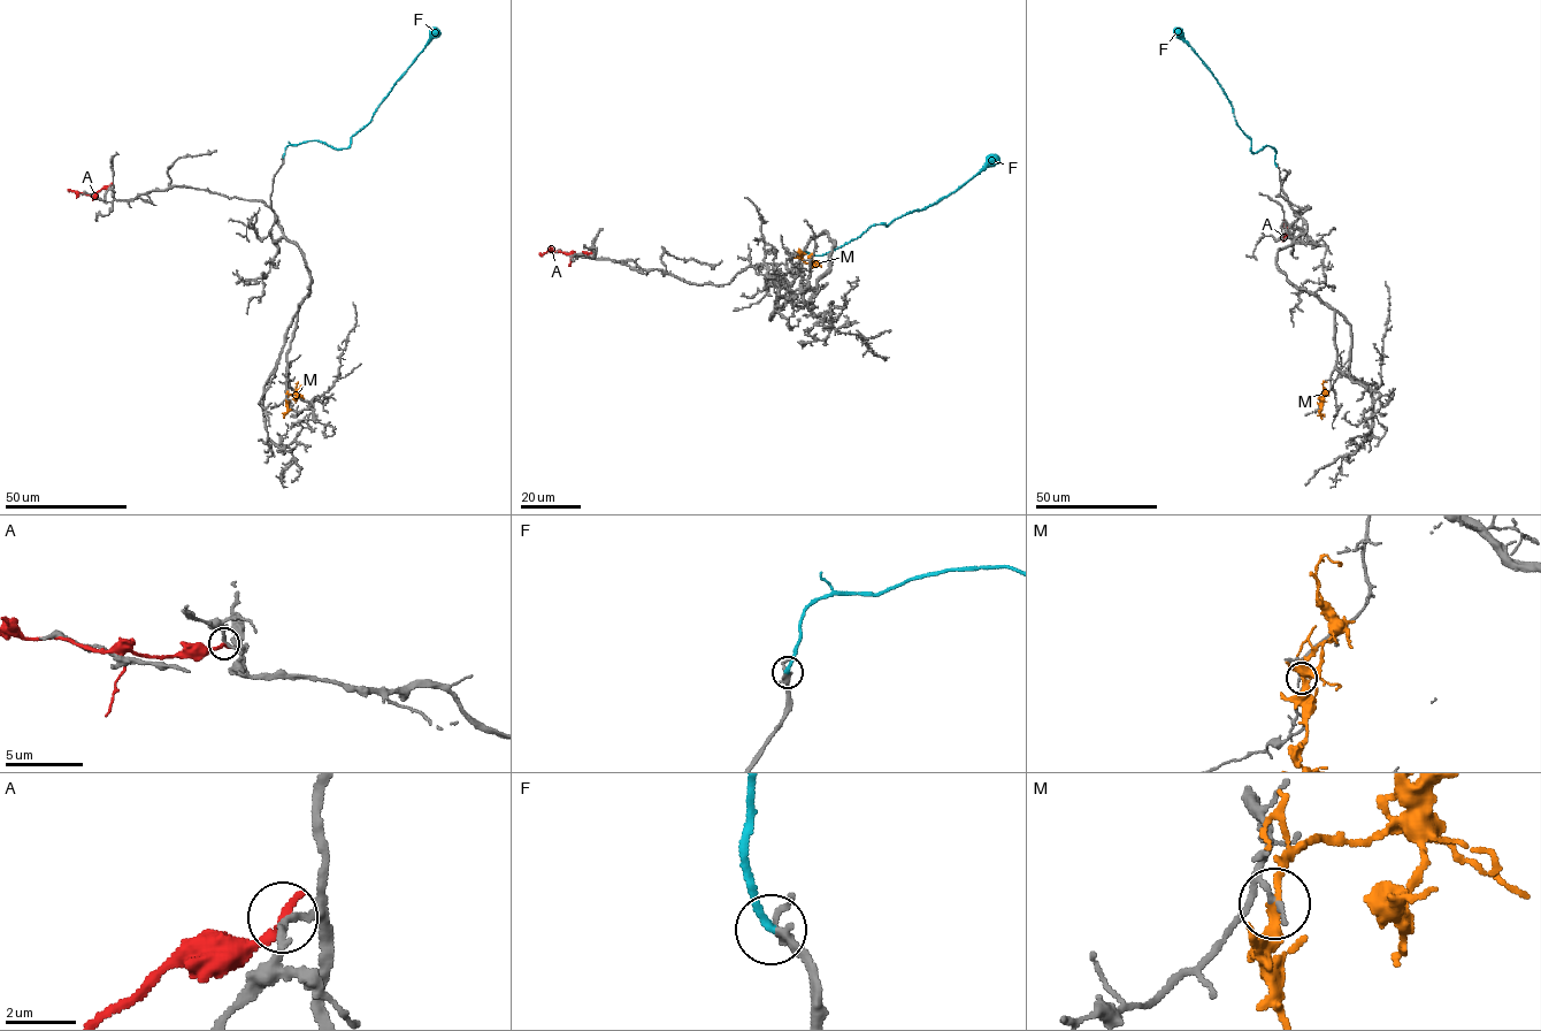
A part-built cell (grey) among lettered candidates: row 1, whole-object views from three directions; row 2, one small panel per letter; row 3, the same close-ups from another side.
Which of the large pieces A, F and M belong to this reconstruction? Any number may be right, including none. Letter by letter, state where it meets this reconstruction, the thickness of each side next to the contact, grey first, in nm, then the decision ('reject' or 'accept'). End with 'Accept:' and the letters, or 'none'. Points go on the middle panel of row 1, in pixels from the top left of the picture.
A: meets grey at (591, 252); 190 nm thick on the grey side, 280 nm on the other; reject
F: meets grey at (803, 252); 220 nm thick on the grey side, 240 nm on the other; accept
M: meets grey at (800, 256); 120 nm thick on the grey side, 280 nm on the other; reject
Accept: F

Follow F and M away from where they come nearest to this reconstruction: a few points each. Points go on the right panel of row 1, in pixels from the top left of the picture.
F: (1277, 166), (1277, 151), (1272, 146), (1250, 151), (1250, 139), (1235, 122), (1216, 78), (1174, 29)
M: (1320, 401), (1326, 391), (1323, 383), (1327, 382)

